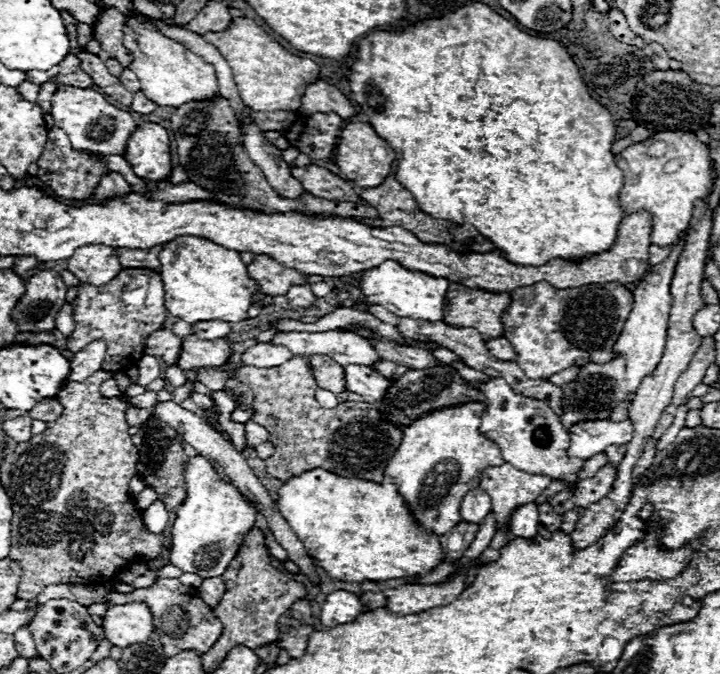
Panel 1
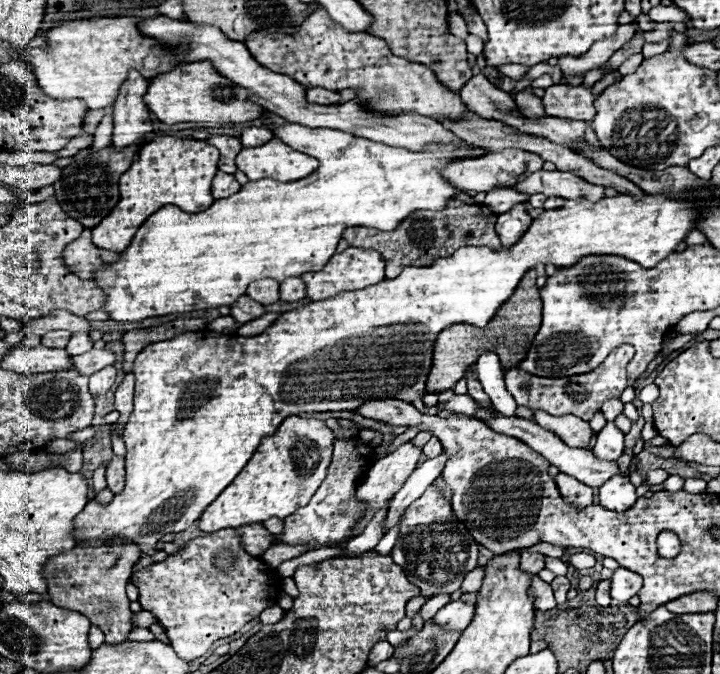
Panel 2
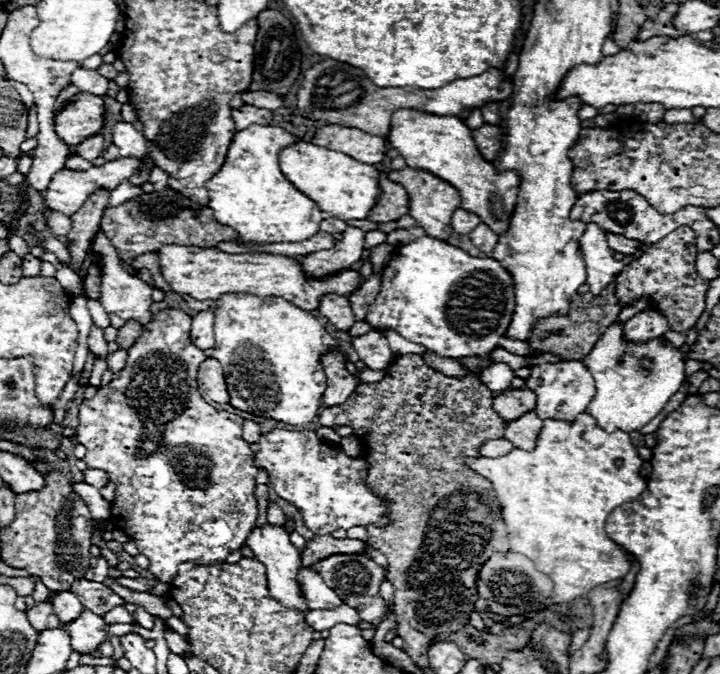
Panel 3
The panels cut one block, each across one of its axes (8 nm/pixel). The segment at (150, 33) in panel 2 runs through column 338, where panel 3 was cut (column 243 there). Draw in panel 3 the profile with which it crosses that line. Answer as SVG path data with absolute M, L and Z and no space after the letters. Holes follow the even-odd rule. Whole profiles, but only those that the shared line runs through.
M244 104L236 110L232 110L232 120L234 120L238 130L246 130L250 124L270 124L272 122L272 112L264 110L264 108Z

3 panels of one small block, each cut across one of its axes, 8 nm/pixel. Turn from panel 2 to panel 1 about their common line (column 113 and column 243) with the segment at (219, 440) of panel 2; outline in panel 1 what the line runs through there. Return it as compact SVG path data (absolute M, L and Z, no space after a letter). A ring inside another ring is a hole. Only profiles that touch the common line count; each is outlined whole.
M204 456L190 458L186 464L186 484L188 484L188 496L182 506L178 506L176 520L172 524L172 544L168 548L168 560L172 566L180 568L182 572L198 574L200 578L216 578L222 576L224 570L228 568L230 560L236 556L246 532L254 528L256 522L256 510L244 502L240 492L234 486L228 486L218 480L214 468Z

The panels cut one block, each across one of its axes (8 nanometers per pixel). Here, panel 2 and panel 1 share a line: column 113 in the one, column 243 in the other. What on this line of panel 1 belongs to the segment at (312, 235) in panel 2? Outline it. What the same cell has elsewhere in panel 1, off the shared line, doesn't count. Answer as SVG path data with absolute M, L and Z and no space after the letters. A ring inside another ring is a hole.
M178 236L178 240L172 240L170 244L164 244L160 256L162 264L162 282L164 282L164 292L166 292L166 310L174 316L180 318L188 324L196 322L206 322L206 320L224 320L224 322L240 322L246 320L246 312L252 306L250 298L252 292L256 292L256 282L250 280L246 264L240 260L240 254L228 248L222 248L206 238L198 236Z

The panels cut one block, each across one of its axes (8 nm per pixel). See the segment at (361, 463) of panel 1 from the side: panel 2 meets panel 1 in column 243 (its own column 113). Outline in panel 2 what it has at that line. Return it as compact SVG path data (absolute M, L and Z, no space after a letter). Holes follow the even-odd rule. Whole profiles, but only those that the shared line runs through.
M102 368L102 372L94 372L94 376L90 376L90 392L92 394L104 394L106 390L112 388L116 380L116 368Z

